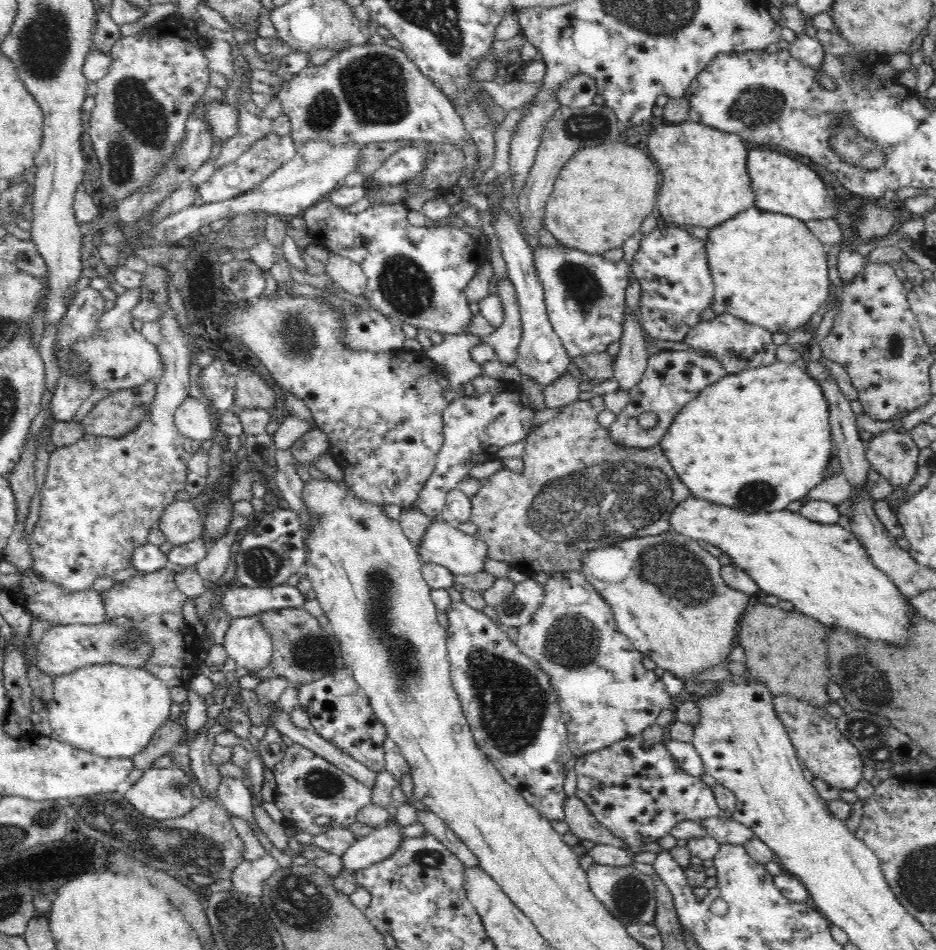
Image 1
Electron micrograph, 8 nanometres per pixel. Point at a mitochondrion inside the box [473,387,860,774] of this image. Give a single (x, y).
(594, 500)

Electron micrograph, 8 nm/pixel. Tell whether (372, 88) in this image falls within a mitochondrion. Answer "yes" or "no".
yes

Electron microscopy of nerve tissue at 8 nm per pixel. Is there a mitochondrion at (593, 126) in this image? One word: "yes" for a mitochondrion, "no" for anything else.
yes

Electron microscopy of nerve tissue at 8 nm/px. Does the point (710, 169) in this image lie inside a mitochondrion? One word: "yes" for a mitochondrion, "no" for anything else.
no

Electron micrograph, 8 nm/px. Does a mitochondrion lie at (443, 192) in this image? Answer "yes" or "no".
no

